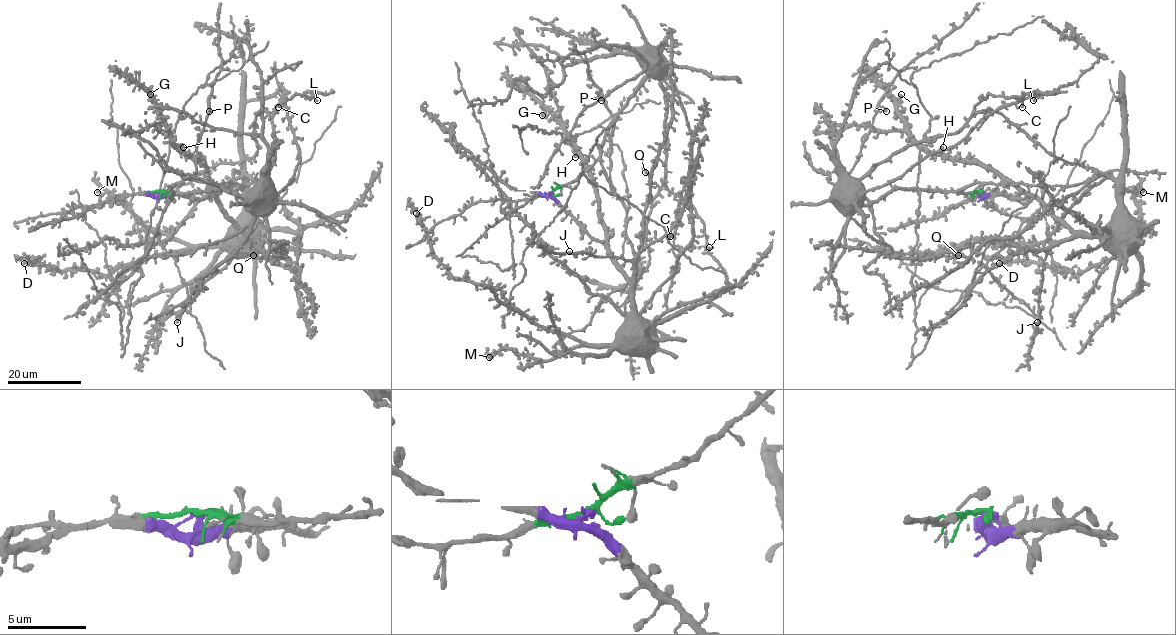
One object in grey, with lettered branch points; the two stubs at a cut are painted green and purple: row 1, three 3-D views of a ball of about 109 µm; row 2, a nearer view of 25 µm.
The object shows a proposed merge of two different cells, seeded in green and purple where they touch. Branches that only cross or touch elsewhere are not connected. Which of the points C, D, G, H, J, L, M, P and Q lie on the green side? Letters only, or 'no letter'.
C, L, P

